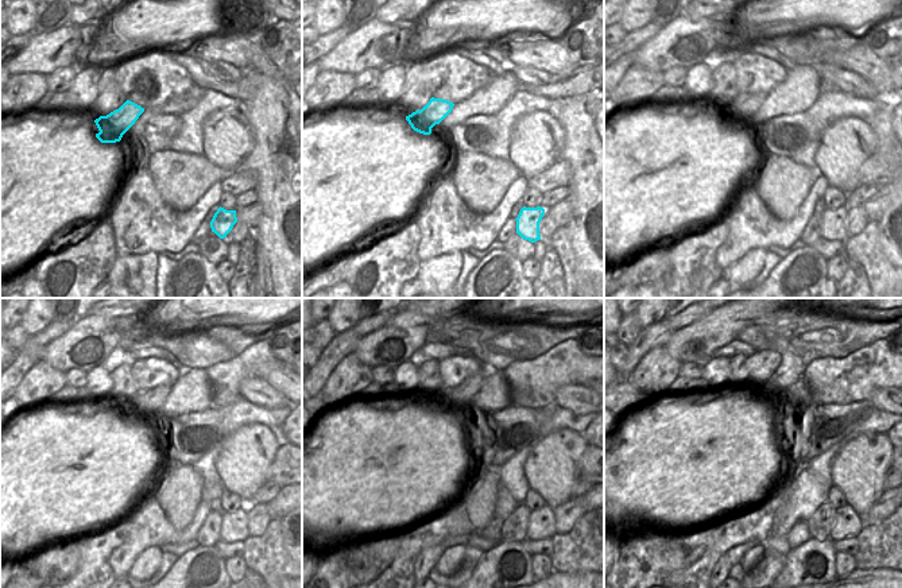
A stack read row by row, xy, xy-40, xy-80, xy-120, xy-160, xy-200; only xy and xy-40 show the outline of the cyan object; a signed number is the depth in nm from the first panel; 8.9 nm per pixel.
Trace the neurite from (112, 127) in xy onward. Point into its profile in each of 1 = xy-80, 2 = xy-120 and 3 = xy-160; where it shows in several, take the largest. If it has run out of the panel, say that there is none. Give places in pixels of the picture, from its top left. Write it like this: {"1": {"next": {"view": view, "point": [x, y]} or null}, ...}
{"1": {"next": {"view": "xy-80", "point": [743, 105]}}, "2": {"next": {"view": "xy-120", "point": [146, 402]}}, "3": {"next": {"view": "xy-160", "point": [453, 399]}}}

